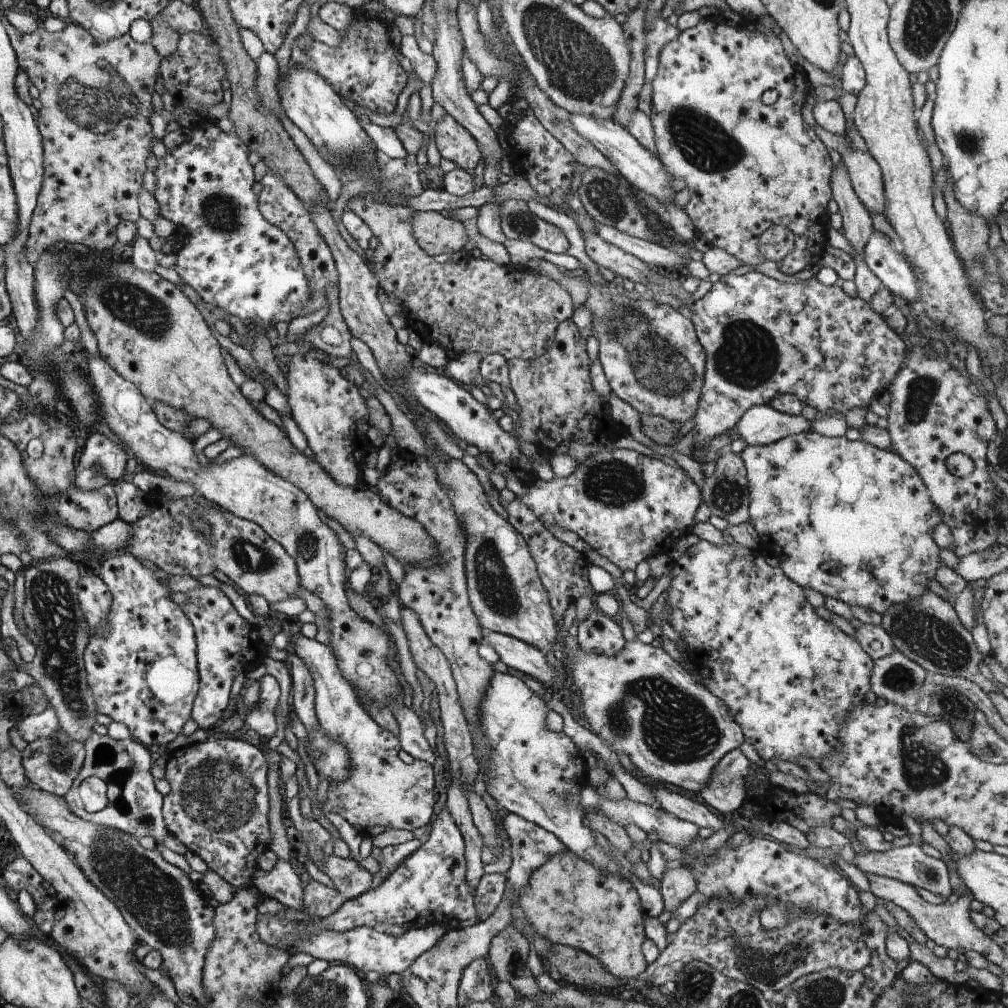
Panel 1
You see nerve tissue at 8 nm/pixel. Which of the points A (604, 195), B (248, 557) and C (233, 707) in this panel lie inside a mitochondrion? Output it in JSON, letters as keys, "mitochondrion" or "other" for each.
{"A":"mitochondrion","B":"mitochondrion","C":"other"}

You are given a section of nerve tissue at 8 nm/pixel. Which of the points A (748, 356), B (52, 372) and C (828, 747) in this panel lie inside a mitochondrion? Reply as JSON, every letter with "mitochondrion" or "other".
{"A":"mitochondrion","B":"other","C":"other"}

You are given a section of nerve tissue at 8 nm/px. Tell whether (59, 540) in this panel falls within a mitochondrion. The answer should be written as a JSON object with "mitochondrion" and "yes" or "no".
{"mitochondrion":"no"}

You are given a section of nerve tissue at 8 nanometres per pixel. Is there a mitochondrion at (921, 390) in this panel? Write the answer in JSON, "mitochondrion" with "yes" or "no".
{"mitochondrion":"yes"}

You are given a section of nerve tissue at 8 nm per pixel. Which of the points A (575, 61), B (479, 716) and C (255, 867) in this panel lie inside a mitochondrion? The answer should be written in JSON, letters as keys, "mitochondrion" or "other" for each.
{"A":"mitochondrion","B":"other","C":"other"}

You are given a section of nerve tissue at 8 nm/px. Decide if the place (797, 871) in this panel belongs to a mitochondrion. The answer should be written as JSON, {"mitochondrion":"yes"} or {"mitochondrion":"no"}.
{"mitochondrion":"no"}

